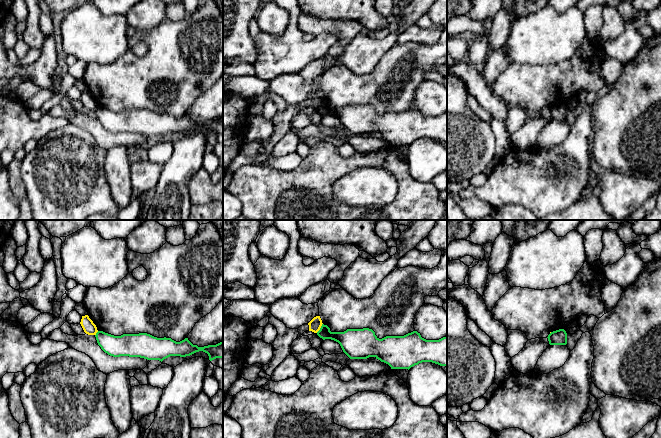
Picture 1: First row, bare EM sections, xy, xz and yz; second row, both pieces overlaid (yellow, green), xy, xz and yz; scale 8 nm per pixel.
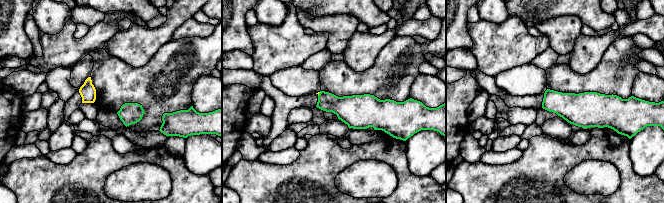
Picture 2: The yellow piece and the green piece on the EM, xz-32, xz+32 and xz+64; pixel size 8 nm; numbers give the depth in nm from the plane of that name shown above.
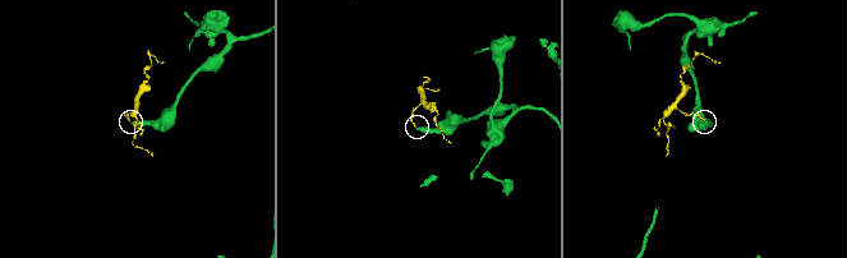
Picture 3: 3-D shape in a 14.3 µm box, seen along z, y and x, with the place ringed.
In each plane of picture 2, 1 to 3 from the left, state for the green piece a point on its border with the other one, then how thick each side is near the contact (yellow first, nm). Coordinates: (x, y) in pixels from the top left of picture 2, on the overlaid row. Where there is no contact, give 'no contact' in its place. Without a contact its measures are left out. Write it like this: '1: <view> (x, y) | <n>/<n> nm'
1: no contact
2: xz+32 (318, 94) | 20/190 nm
3: no contact

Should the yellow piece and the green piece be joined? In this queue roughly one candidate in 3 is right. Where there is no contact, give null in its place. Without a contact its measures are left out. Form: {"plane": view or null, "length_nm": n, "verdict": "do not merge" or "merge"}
{"plane": "xz", "length_nm": 90, "verdict": "do not merge"}

